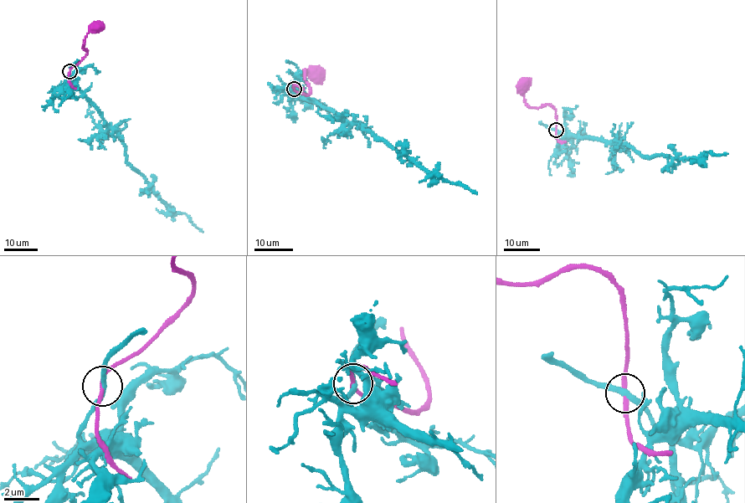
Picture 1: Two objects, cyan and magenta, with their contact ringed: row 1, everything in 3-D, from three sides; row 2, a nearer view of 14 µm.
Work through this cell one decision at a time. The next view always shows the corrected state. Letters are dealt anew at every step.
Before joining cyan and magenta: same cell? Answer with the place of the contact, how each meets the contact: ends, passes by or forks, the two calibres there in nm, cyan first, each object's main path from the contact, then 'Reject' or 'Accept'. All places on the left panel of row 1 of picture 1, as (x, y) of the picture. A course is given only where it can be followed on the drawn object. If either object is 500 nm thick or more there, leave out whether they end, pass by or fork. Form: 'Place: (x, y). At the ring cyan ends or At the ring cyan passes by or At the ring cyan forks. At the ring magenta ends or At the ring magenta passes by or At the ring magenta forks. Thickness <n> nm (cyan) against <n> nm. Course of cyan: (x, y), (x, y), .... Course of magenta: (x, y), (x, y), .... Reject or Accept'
Place: (69, 71). At the ring cyan passes by. At the ring magenta passes by. Thickness 280 nm (cyan) against 220 nm. Course of cyan: (69, 72), (65, 80), (75, 84), (111, 126), (124, 146), (128, 163), (170, 210), (185, 213), (203, 232). Course of magenta: (69, 72), (86, 54), (87, 51), (83, 48), (87, 33), (96, 26). Reject

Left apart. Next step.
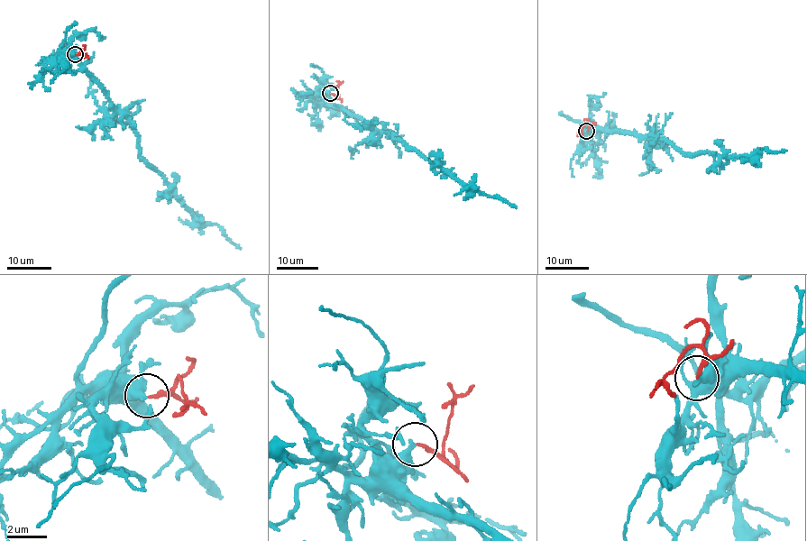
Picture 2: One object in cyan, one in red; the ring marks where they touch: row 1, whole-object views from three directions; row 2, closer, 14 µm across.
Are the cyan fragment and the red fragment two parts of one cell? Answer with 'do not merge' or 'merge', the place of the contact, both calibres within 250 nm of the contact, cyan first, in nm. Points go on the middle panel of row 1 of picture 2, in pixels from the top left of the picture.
merge; place (330, 93); calibres 340 and 170 nm

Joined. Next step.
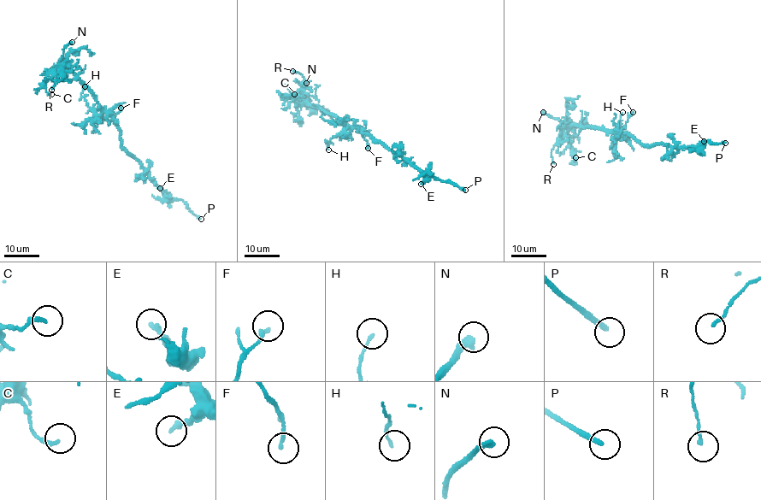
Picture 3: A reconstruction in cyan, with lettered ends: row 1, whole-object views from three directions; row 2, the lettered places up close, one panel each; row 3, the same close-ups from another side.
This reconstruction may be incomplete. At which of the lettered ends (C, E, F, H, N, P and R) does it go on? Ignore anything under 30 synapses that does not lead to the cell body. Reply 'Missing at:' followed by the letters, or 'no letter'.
Missing at: N, P

